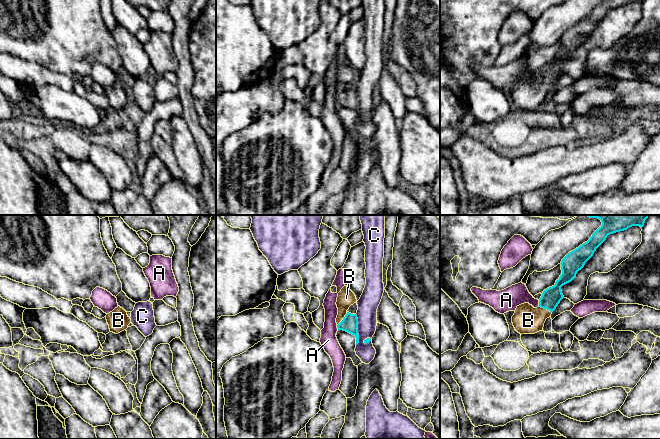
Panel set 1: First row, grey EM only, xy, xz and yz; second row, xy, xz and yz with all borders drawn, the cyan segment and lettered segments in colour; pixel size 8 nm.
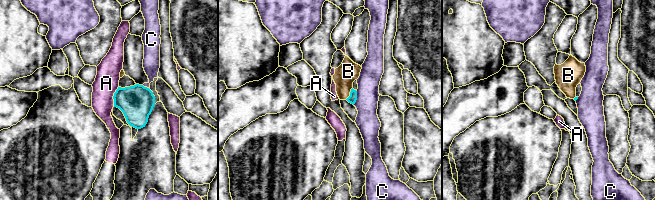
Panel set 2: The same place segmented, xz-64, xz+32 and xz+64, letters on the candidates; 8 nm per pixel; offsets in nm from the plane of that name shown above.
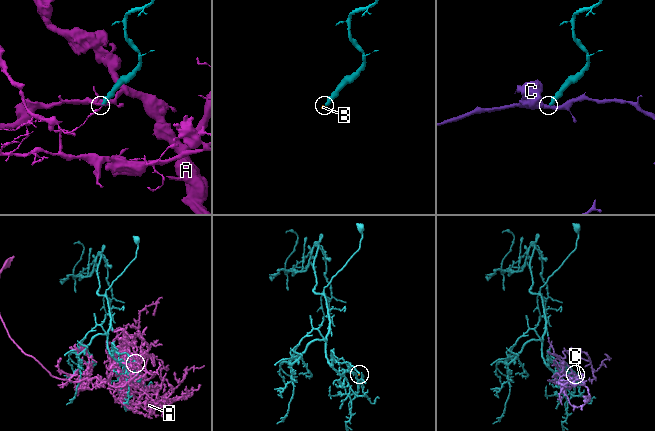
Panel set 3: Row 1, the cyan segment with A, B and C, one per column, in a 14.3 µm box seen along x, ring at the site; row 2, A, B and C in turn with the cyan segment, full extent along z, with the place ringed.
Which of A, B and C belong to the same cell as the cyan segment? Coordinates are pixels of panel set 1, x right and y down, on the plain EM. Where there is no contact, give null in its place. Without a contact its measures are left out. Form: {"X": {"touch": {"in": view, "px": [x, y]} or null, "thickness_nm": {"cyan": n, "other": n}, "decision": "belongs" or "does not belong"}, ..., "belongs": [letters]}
{"A": {"touch": {"in": "yz", "px": [539, 79]}, "thickness_nm": {"cyan": 160, "other": 170}, "decision": "does not belong"}, "B": {"touch": {"in": "yz", "px": [545, 84]}, "thickness_nm": {"cyan": 160, "other": 220}, "decision": "belongs"}, "C": {"touch": {"in": "xz", "px": [357, 106]}, "thickness_nm": {"cyan": 130, "other": 160}, "decision": "does not belong"}, "belongs": ["B"]}

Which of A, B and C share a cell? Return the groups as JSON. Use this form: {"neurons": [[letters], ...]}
{"neurons": [["A"], ["B"], ["C"]]}

